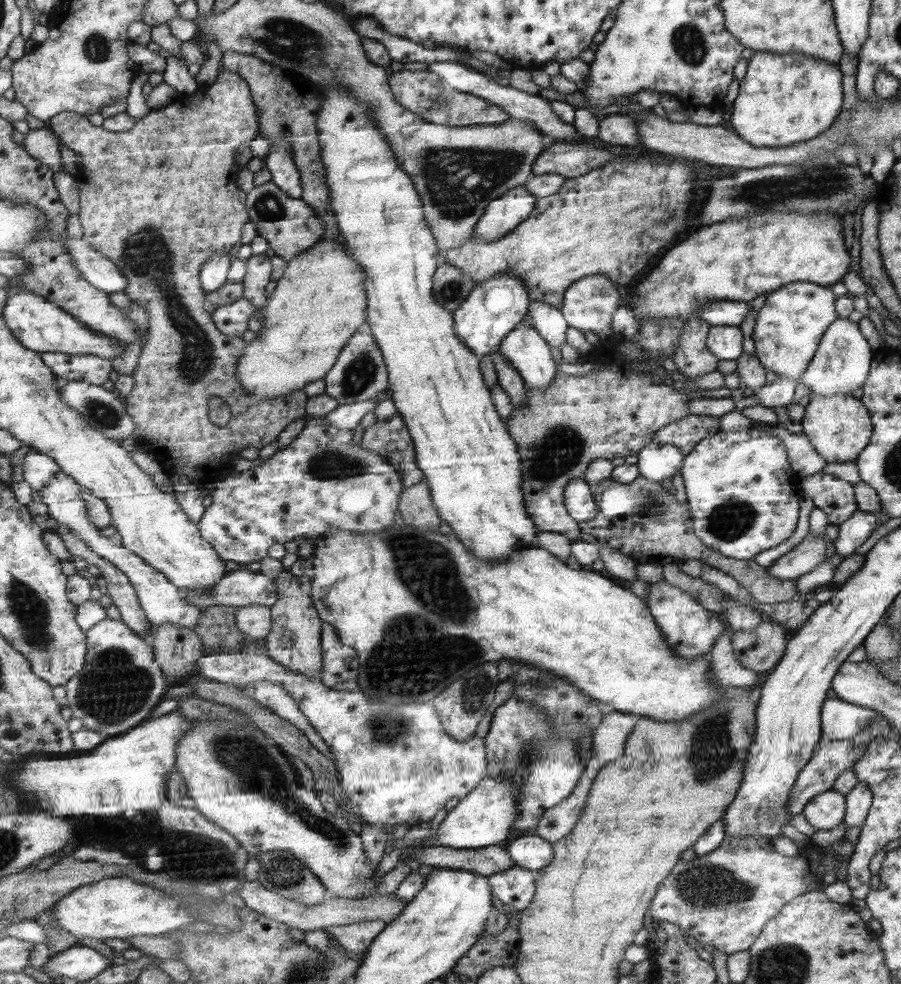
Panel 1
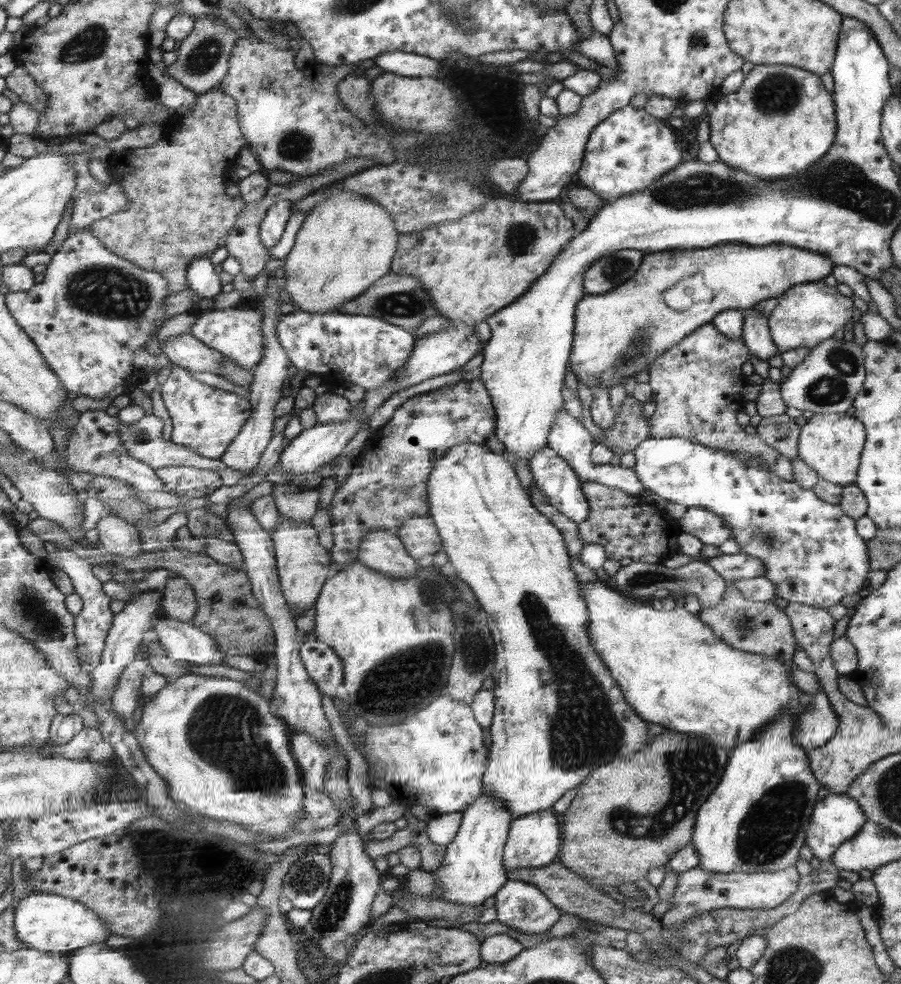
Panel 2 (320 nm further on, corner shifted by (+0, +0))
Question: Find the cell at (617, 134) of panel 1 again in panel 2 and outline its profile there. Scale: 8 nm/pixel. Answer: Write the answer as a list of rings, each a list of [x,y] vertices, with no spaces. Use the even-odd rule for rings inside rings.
[[[630,105],[625,106],[599,123],[589,135],[583,159],[580,162],[580,171],[577,172],[578,186],[591,190],[605,203],[617,200],[621,196],[629,196],[651,185],[655,185],[661,177],[673,171],[681,162],[681,152],[675,144],[675,134],[669,126],[665,126],[659,119],[649,116],[643,109],[635,109]]]

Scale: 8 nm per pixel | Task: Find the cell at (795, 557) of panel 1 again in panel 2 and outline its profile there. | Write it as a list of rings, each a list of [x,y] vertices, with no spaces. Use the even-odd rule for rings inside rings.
[[[744,553],[725,554],[705,560],[706,564],[725,582],[739,581],[763,576],[763,565],[759,560]]]

